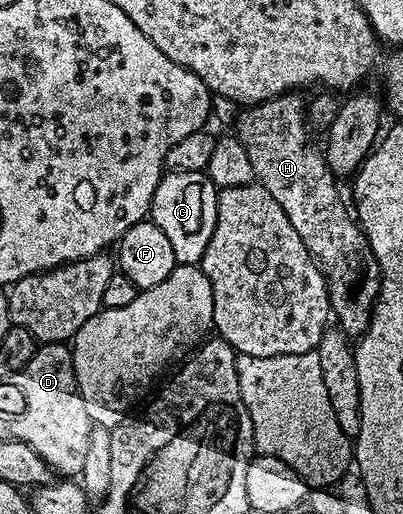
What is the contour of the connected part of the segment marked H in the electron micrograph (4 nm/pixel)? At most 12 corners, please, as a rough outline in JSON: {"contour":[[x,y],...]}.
{"contour":[[305,100],[245,106],[234,135],[356,341],[380,266],[308,140]]}

